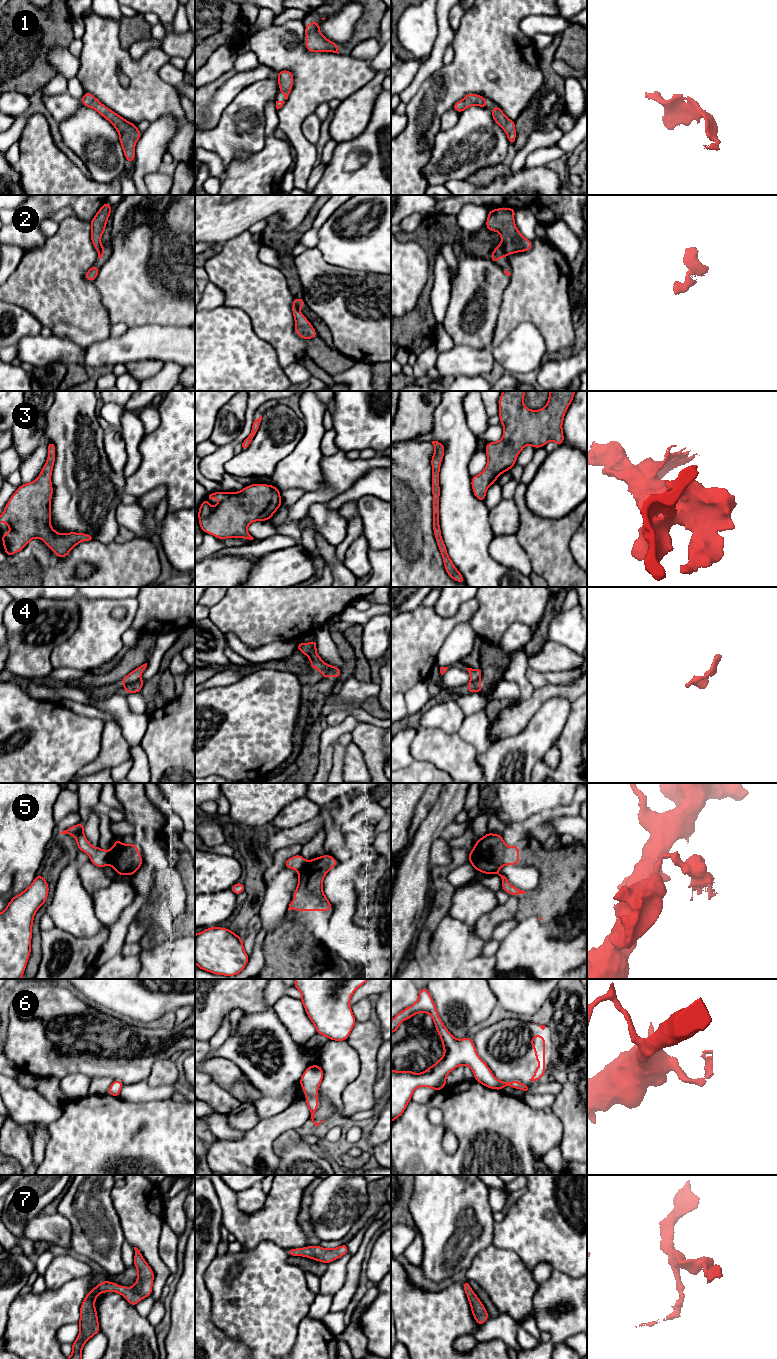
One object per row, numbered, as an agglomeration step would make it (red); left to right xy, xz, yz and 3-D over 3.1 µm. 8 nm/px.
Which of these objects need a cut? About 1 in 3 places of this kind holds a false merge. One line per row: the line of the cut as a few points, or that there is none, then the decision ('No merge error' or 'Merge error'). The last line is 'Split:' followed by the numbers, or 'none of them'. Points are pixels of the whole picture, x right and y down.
1: No split. No merge error
2: Split along yz (499, 245), (507, 253). Merge error
3: No split. No merge error
4: Split along xy (139, 678), (124, 688). Merge error
5: Split along xy (109, 851), (109, 861), (107, 863). Merge error
6: Split along xz (311, 1111), (314, 1112). Merge error
7: No split. No merge error
Split: 2, 4, 5, 6

